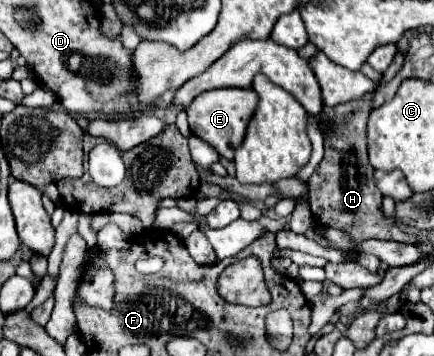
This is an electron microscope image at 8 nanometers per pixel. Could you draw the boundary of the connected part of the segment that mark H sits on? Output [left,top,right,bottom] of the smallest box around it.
[308,31,418,243]

